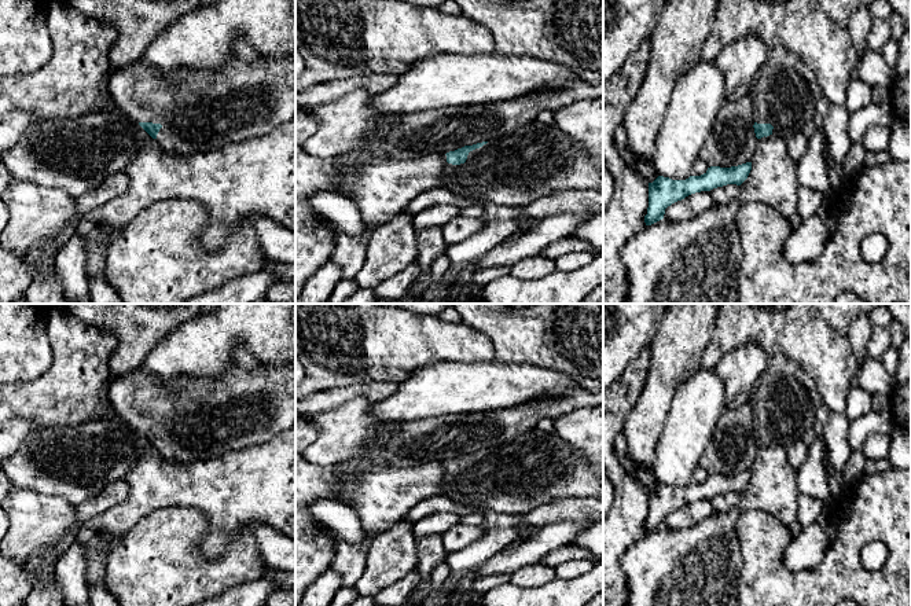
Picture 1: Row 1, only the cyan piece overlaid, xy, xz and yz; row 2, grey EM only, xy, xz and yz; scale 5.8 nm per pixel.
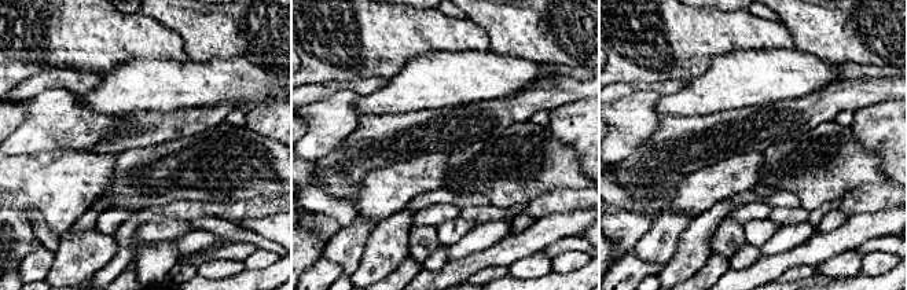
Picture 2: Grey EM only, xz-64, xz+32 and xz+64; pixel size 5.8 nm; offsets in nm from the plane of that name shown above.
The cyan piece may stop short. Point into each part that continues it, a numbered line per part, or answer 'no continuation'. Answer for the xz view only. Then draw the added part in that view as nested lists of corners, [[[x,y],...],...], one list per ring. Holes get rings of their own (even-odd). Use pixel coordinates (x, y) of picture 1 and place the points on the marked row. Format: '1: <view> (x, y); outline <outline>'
1: xz (536, 160); outline [[[533,121],[470,151],[464,164],[448,164],[444,154],[441,187],[462,198],[522,207],[567,190],[603,190],[603,173],[581,143],[555,125]]]

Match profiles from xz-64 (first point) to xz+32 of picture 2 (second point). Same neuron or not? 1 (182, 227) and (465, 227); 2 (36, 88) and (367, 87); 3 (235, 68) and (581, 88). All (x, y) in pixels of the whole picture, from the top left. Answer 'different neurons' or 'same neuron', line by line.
1: same neuron
2: same neuron
3: different neurons

